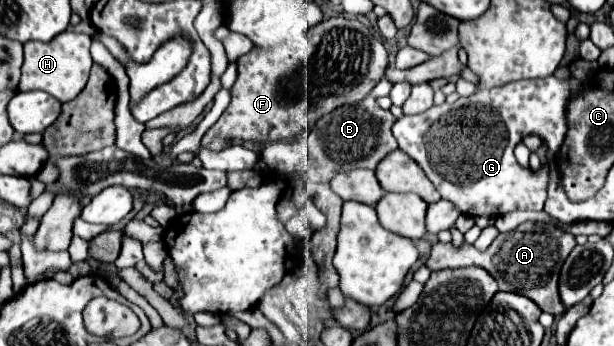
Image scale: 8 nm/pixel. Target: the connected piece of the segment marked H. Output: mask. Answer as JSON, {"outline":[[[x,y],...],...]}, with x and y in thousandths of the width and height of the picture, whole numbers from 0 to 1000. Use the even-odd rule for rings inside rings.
{"outline":[[[107,84],[104,95],[91,101],[81,124],[68,118],[49,118],[39,130],[39,188],[36,188],[36,228],[33,228],[33,263],[75,263],[94,292],[107,298],[127,280],[127,269],[140,251],[143,211],[150,194],[147,165],[147,107],[137,95],[121,95]]]}

